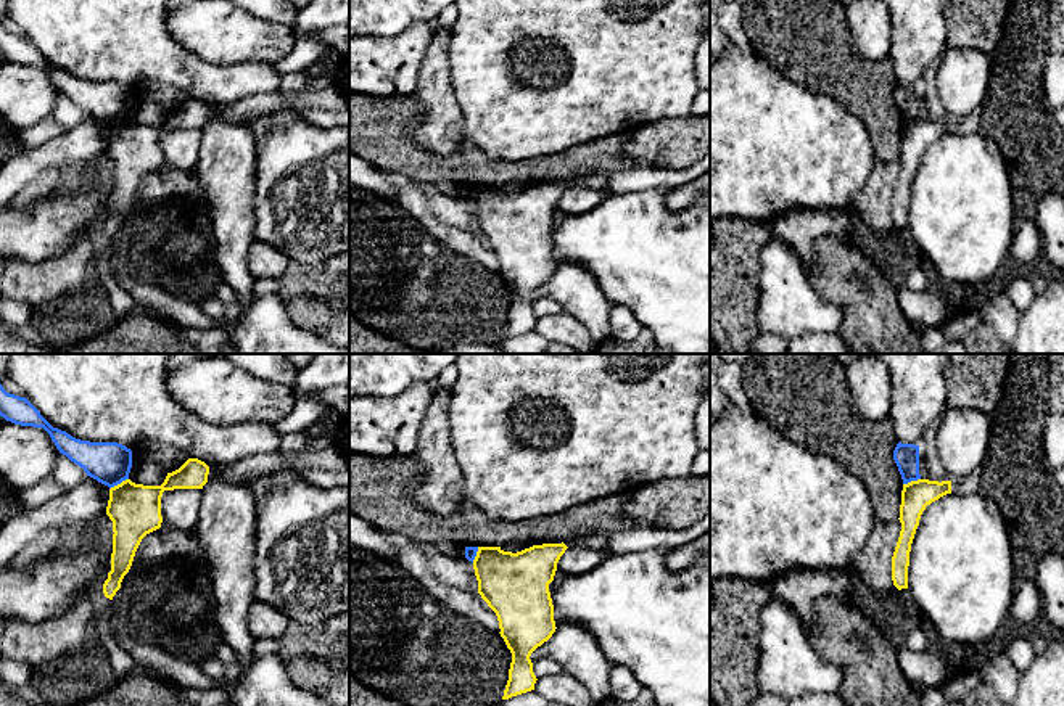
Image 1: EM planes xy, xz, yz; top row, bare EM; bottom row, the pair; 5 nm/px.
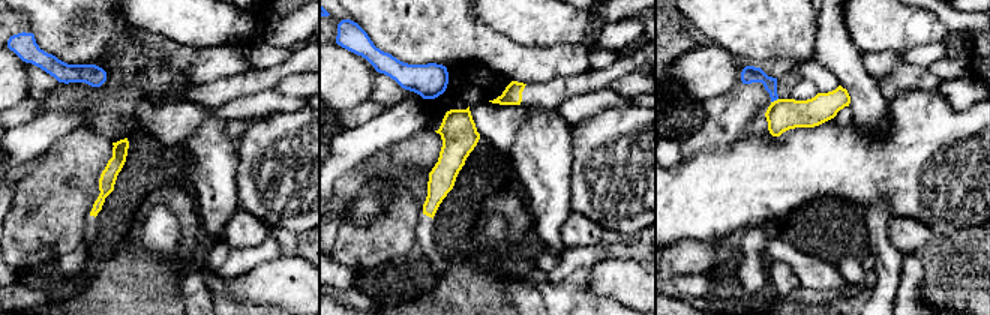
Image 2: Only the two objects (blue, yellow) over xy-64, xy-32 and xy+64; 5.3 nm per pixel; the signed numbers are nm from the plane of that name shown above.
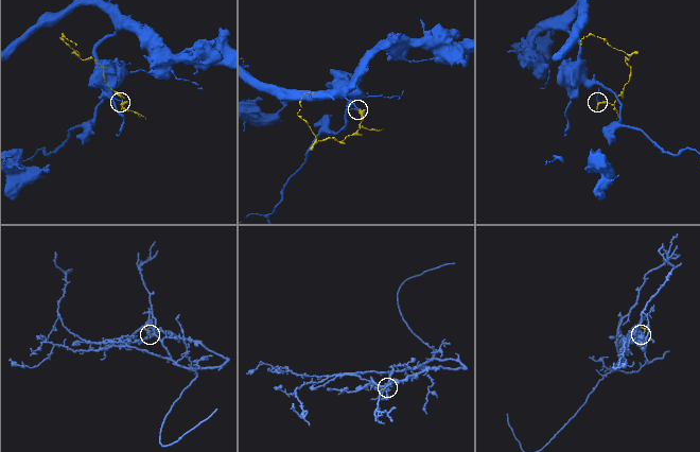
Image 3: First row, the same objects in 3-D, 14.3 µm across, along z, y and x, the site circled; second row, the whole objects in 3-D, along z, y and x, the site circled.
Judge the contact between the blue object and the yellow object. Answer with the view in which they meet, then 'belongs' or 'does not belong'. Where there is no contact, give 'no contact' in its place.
contact in xy; does not belong

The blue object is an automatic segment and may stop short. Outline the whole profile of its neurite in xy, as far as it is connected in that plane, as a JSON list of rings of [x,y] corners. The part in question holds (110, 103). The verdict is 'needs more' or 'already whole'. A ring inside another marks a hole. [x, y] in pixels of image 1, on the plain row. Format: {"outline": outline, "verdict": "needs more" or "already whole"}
{"outline": [[[0,24],[0,56],[21,66],[43,68],[60,93],[79,105],[87,116],[109,129],[129,119],[132,90],[118,82],[80,80],[53,68],[40,51],[26,39],[10,34]]], "verdict": "already whole"}

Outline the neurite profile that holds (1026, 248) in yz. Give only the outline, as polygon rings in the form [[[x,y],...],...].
[[[1033,219],[1024,220],[1016,227],[1014,240],[1011,243],[1011,256],[1025,270],[1032,267],[1041,256],[1041,236]]]

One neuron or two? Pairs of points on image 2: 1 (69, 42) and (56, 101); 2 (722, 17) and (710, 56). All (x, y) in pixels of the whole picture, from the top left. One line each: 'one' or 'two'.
1: two
2: two

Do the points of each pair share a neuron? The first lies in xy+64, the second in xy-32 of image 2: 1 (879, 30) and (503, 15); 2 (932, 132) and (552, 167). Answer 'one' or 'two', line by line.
1: one
2: two

